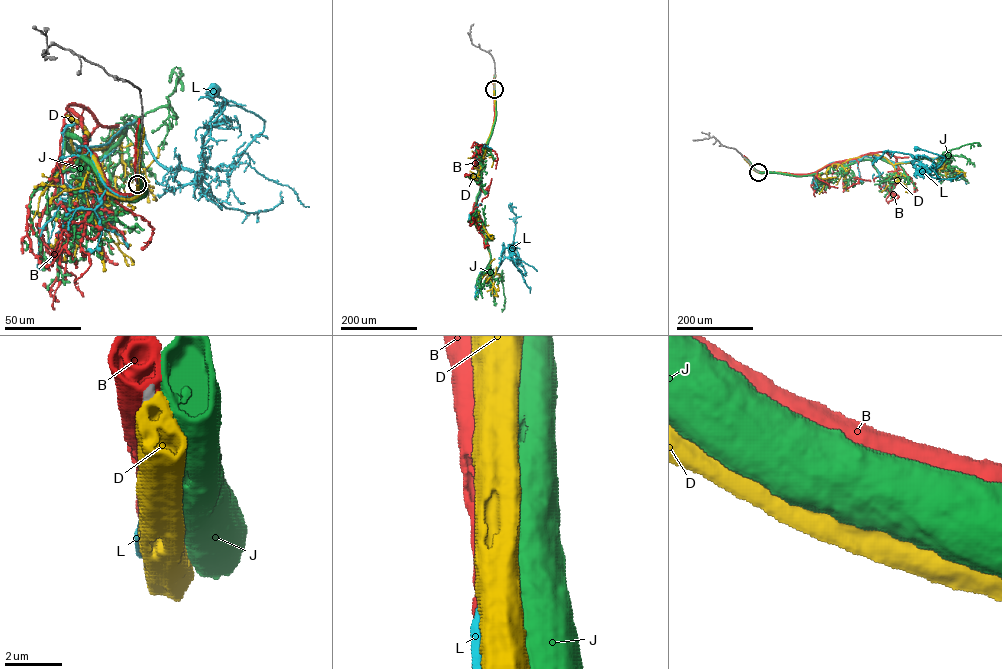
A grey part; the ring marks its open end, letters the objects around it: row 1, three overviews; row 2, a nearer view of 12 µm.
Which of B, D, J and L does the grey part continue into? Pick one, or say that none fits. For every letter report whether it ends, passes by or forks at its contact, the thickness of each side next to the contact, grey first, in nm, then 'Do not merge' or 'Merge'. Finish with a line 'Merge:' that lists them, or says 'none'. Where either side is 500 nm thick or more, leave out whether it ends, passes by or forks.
B: Thickness 550 nm (grey) against 800 nm. Do not merge
D: Thickness 600 nm (grey) against 800 nm. Do not merge
J: Thickness 600 nm (grey) against 750 nm. Do not merge
L: Thickness 700 nm (grey) against 400 nm. Merge
Merge: L

